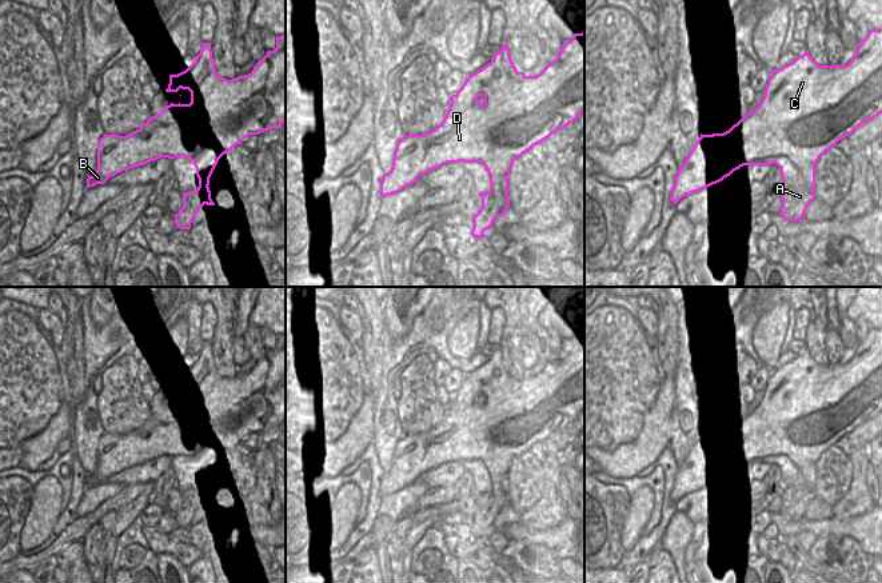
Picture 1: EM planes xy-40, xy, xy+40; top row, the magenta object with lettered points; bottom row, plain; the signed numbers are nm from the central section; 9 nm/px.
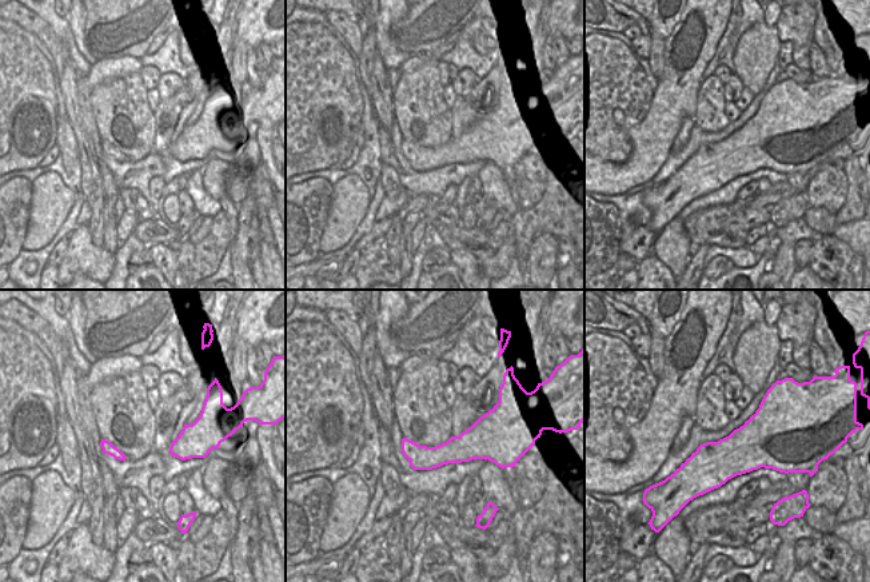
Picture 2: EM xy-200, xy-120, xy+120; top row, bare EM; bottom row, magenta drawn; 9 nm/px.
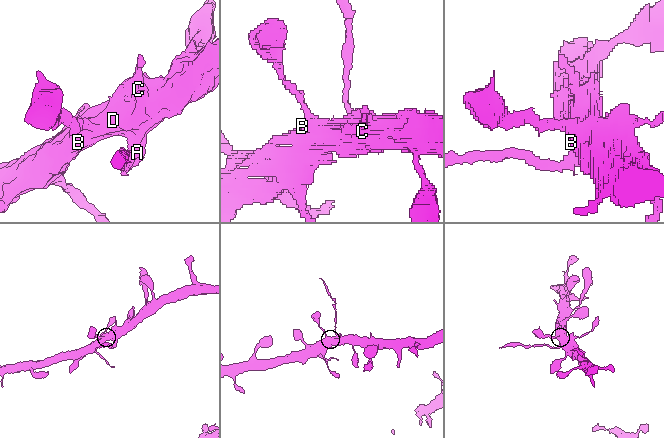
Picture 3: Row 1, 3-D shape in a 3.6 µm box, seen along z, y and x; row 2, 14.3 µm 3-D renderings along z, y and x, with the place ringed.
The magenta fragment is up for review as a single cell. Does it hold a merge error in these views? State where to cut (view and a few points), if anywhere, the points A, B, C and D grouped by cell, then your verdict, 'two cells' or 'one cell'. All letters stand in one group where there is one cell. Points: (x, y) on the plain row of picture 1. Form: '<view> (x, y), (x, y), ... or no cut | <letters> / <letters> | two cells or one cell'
xy+40 (783, 486), (807, 486), (813, 488) | A / B C D | two cells

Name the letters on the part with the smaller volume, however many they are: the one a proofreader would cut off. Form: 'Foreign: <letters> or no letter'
Foreign: A

